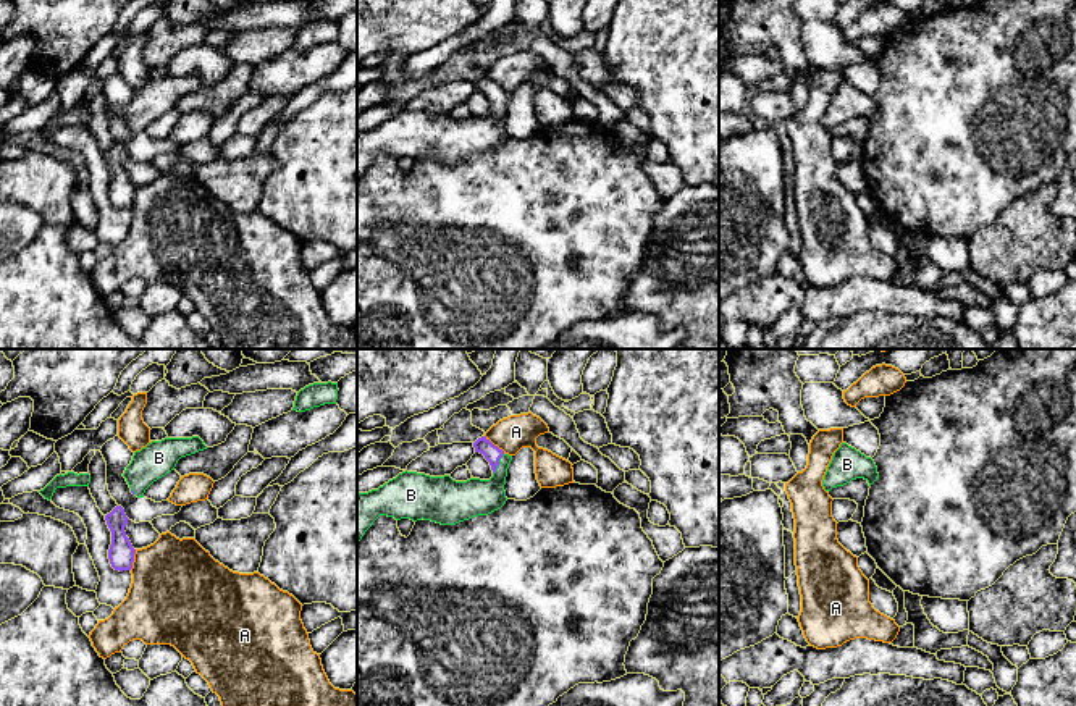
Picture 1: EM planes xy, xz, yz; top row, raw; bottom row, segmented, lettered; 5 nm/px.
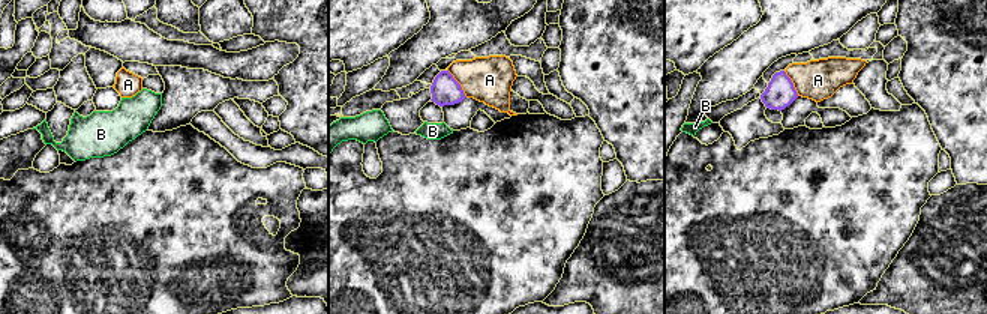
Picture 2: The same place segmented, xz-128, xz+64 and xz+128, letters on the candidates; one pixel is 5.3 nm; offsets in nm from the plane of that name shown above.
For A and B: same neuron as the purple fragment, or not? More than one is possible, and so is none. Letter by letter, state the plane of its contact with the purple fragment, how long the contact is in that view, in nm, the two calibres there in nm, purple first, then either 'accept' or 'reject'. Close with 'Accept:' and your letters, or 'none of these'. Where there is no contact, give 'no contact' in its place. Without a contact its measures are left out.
A: xz | 140 nm | 90/170 nm | reject
B: xz | 120 nm | 90/190 nm | accept
Accept: B

